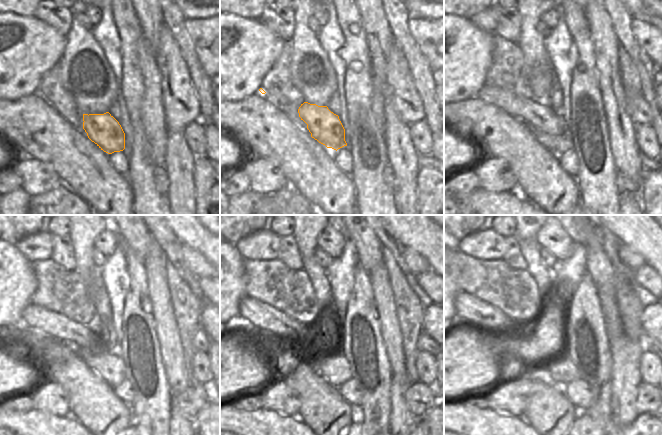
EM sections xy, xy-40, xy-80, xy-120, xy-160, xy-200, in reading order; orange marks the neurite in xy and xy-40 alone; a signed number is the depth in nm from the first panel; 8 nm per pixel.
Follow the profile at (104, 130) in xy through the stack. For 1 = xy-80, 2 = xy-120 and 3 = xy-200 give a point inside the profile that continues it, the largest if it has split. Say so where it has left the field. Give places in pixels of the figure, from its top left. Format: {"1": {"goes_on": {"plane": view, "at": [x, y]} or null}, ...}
{"1": {"goes_on": {"plane": "xy-80", "at": [540, 116]}}, "2": {"goes_on": {"plane": "xy-120", "at": [81, 336]}}, "3": {"goes_on": {"plane": "xy-200", "at": [484, 317]}}}

